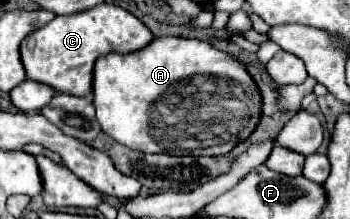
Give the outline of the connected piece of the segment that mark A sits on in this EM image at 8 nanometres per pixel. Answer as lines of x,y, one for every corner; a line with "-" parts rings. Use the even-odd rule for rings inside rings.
155,37
151,41
151,45
145,45
141,51
135,51
135,53
107,53
99,61
95,61
95,69
93,69
93,105
95,105
95,111
97,111
97,121
101,125
101,131
111,135
115,141
119,141
121,145
125,145
129,149
143,151
143,153
171,153
171,155
195,155
195,157
199,157
199,155
225,155
239,141
245,141
251,135
251,131
255,129
257,121
259,121
261,95
257,91
255,81
245,71
245,67
239,61
235,61
229,53
217,51
207,41
199,41
199,39
-
195,97
201,103
197,107
193,107

